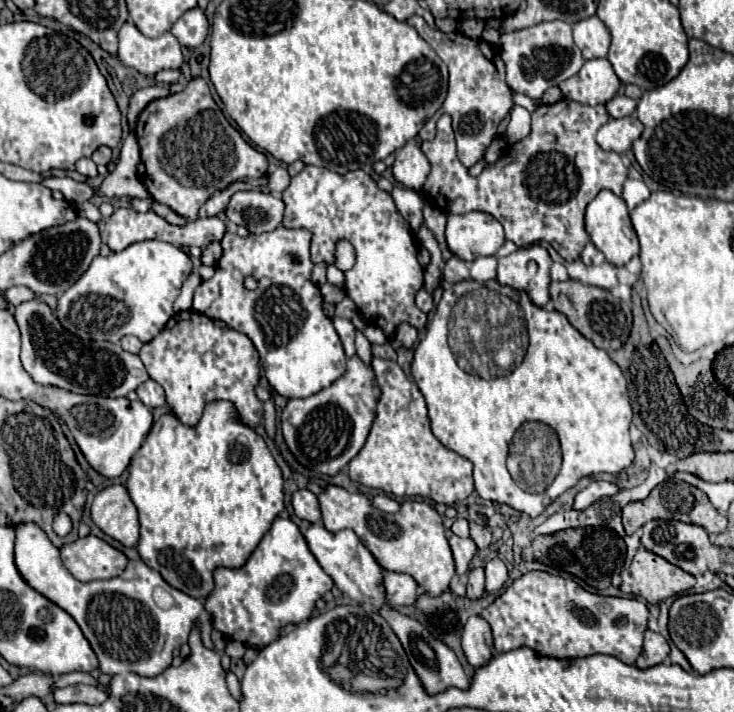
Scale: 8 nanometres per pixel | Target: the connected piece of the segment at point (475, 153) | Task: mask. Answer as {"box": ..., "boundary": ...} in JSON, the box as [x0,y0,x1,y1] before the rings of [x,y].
{"box":[406,15,514,167],"boundary":[[[418,15],[410,17],[406,23],[412,25],[428,45],[432,45],[436,55],[448,65],[448,73],[450,73],[448,95],[446,95],[442,107],[438,109],[438,113],[434,113],[434,117],[420,129],[418,137],[422,141],[434,139],[434,123],[438,121],[438,117],[442,117],[442,113],[448,113],[452,117],[452,129],[456,133],[458,159],[462,161],[464,167],[472,167],[486,153],[488,145],[492,143],[492,139],[498,131],[500,121],[514,107],[512,97],[510,97],[512,89],[504,81],[504,63],[500,59],[500,53],[492,43],[486,43],[482,39],[478,39],[478,41],[470,39],[470,37],[462,35],[460,31],[456,31],[452,35],[434,31]]]}

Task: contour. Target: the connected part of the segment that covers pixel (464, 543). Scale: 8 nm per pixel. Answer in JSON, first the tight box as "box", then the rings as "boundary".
{"box":[446,529,476,575],"boundary":[[[450,529],[446,531],[446,539],[450,543],[450,549],[454,553],[454,567],[456,567],[456,573],[458,575],[464,575],[468,573],[470,569],[470,561],[476,553],[476,545],[472,539],[462,539],[458,535],[454,535]]]}

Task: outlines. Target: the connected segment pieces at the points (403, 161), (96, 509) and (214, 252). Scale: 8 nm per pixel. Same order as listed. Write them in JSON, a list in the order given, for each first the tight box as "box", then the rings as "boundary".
[{"box":[392,141,430,191],"boundary":[[[408,141],[402,149],[398,149],[396,161],[392,165],[392,173],[394,173],[394,179],[404,187],[414,191],[422,189],[430,173],[430,163],[416,141]]]},{"box":[92,485,138,547],"boundary":[[[108,485],[102,489],[92,503],[92,521],[110,537],[120,541],[126,547],[138,543],[138,511],[130,501],[130,495],[124,485]]]},{"box":[200,241,222,265],"boundary":[[[216,241],[216,243],[208,245],[208,247],[202,251],[200,261],[202,261],[204,265],[214,265],[214,263],[220,259],[220,255],[222,255],[222,247],[220,247],[220,243]]]}]

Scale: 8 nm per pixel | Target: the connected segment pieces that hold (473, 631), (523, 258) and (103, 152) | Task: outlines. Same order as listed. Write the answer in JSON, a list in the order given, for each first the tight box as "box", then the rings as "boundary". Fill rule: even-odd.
[{"box":[462,615,494,667],"boundary":[[[474,615],[464,625],[462,635],[462,649],[472,667],[482,667],[492,659],[494,645],[492,645],[492,629],[486,619]]]},{"box":[498,245,550,307],"boundary":[[[540,245],[516,249],[506,257],[498,257],[498,281],[514,289],[526,291],[534,305],[544,307],[550,301],[550,265],[548,251]]]},{"box":[91,147,112,166],"boundary":[[[99,147],[91,156],[96,165],[108,166],[112,163],[112,150],[109,147]]]}]

